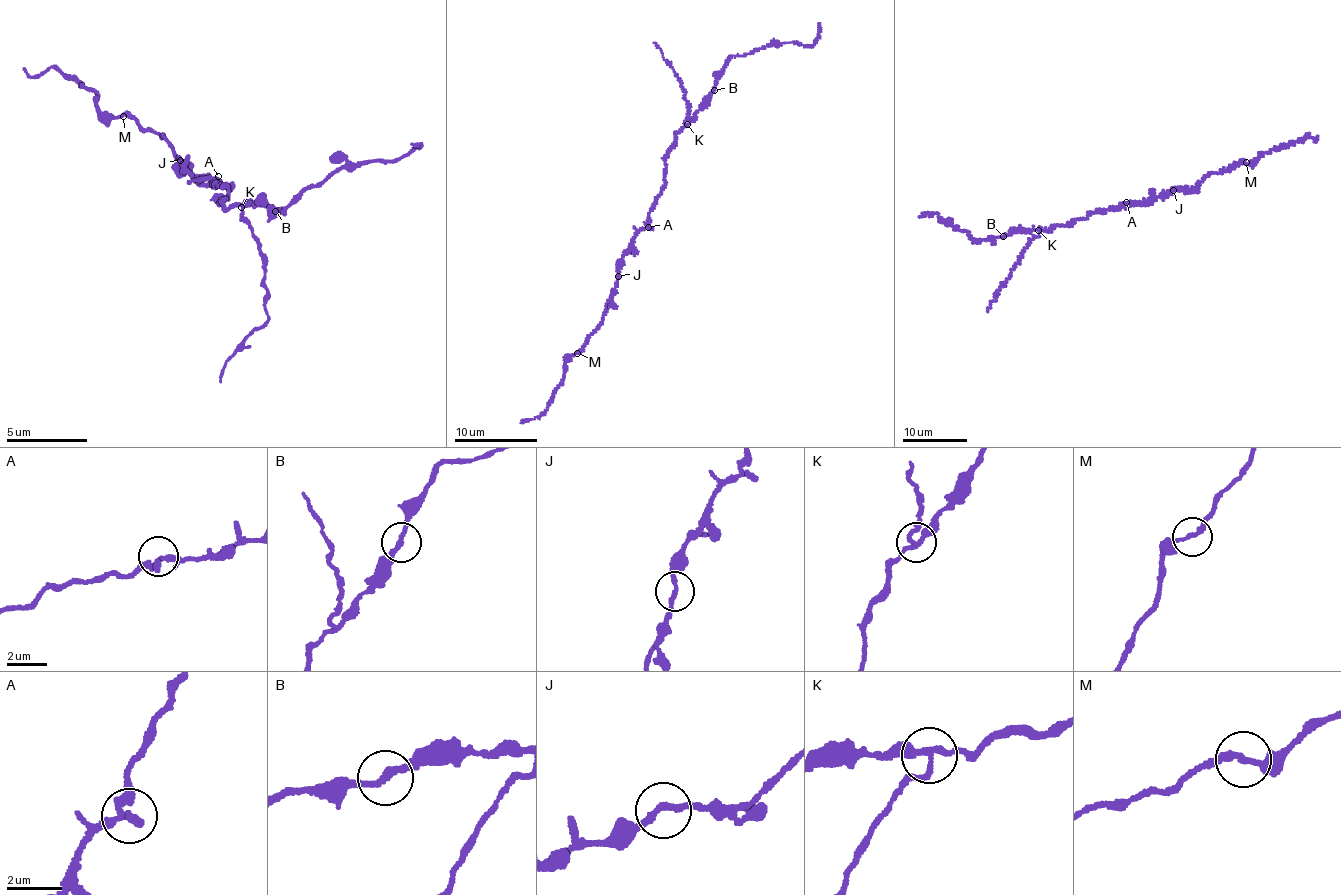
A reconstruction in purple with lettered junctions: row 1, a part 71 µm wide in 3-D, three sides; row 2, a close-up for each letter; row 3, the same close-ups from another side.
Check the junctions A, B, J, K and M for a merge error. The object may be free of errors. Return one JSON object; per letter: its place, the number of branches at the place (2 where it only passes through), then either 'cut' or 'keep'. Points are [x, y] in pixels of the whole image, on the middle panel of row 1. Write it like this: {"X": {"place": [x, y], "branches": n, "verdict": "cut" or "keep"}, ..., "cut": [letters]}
{"A": {"place": [648, 227], "branches": 3, "verdict": "keep"}, "B": {"place": [714, 90], "branches": 2, "verdict": "keep"}, "J": {"place": [618, 276], "branches": 2, "verdict": "keep"}, "K": {"place": [687, 124], "branches": 3, "verdict": "cut"}, "M": {"place": [577, 353], "branches": 2, "verdict": "keep"}, "cut": ["K"]}

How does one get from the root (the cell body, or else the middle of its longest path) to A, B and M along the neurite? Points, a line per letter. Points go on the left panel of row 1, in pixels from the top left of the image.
A: (215, 188), (221, 182), (218, 176)
B: (215, 188), (216, 182), (225, 184), (226, 198), (214, 193), (227, 208), (265, 197), (275, 211)
M: (215, 188), (212, 177), (196, 185), (177, 161), (187, 164), (185, 168), (179, 163), (162, 135), (123, 116)

